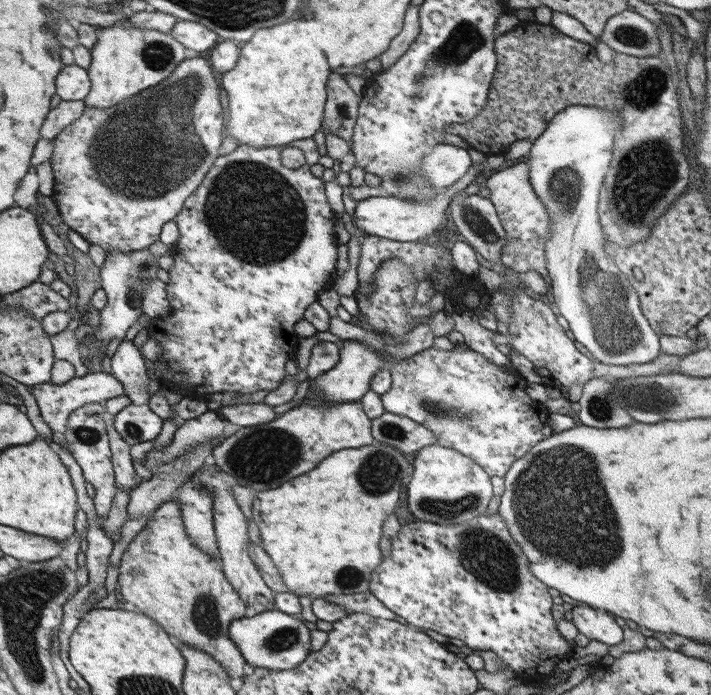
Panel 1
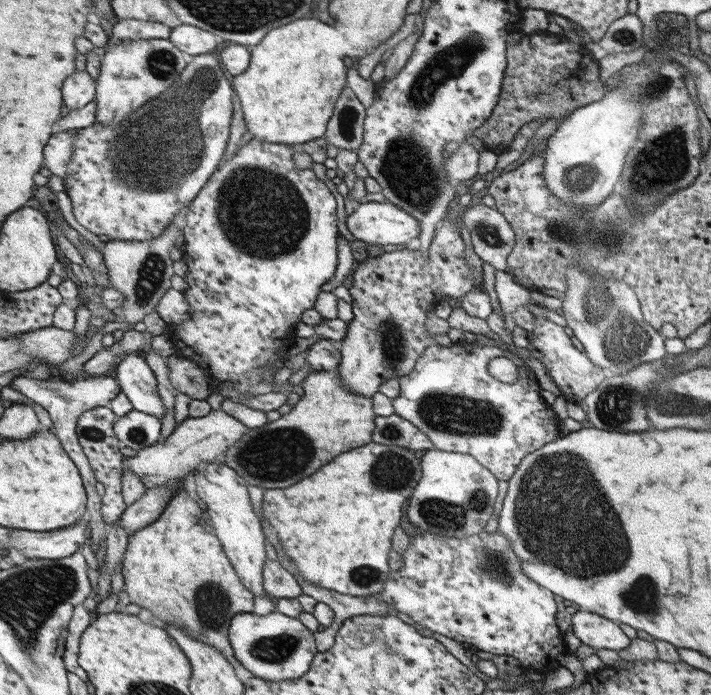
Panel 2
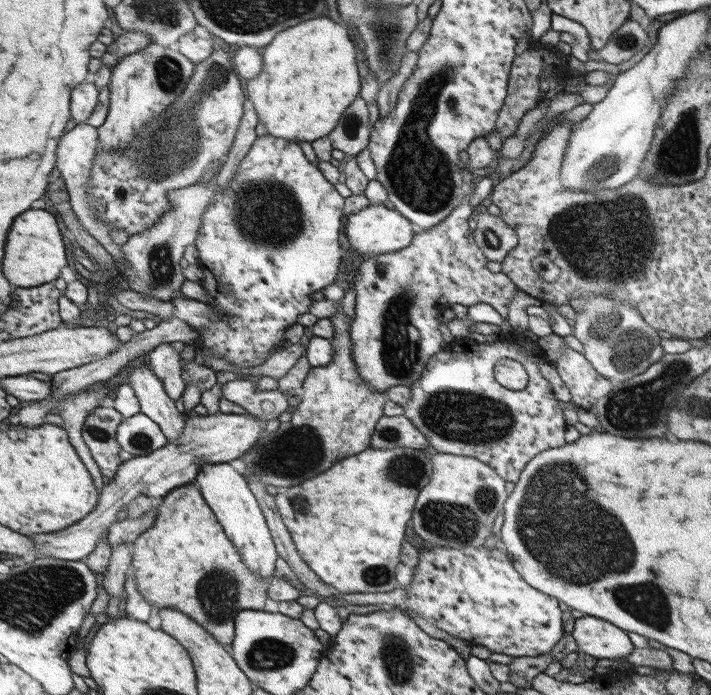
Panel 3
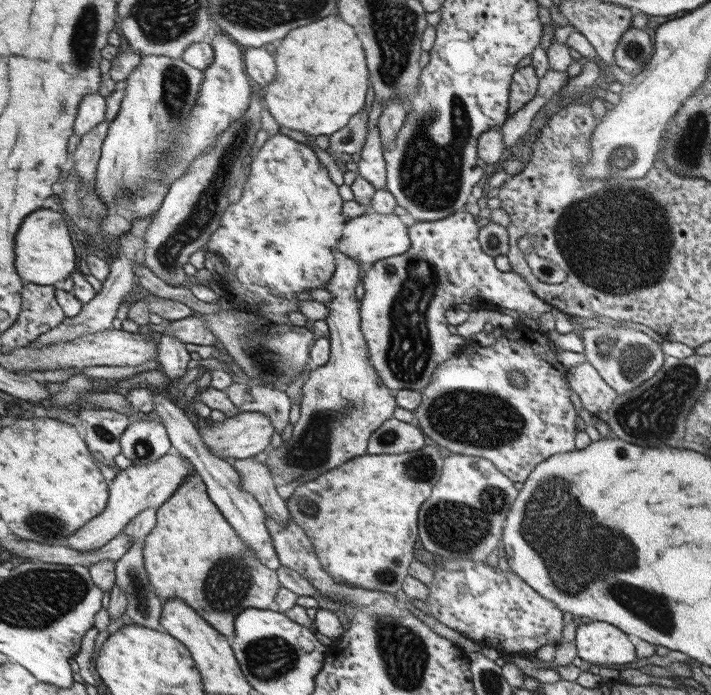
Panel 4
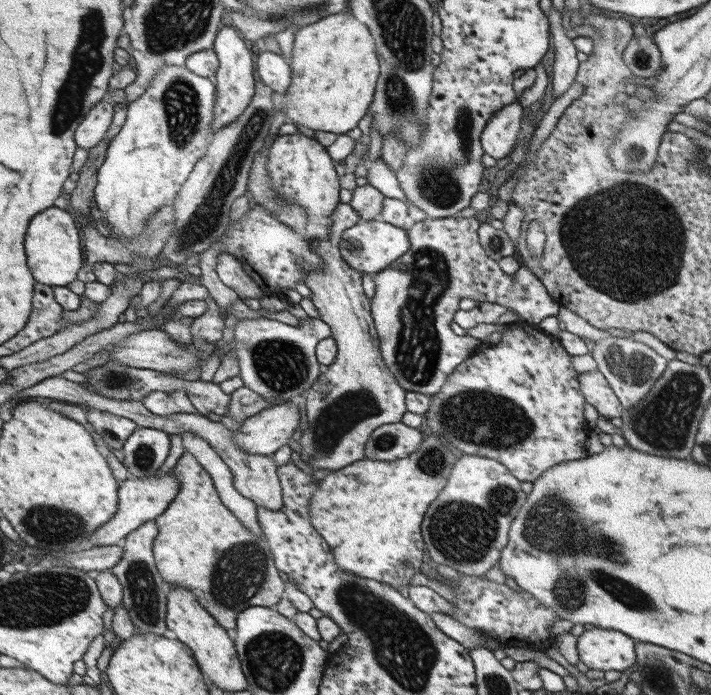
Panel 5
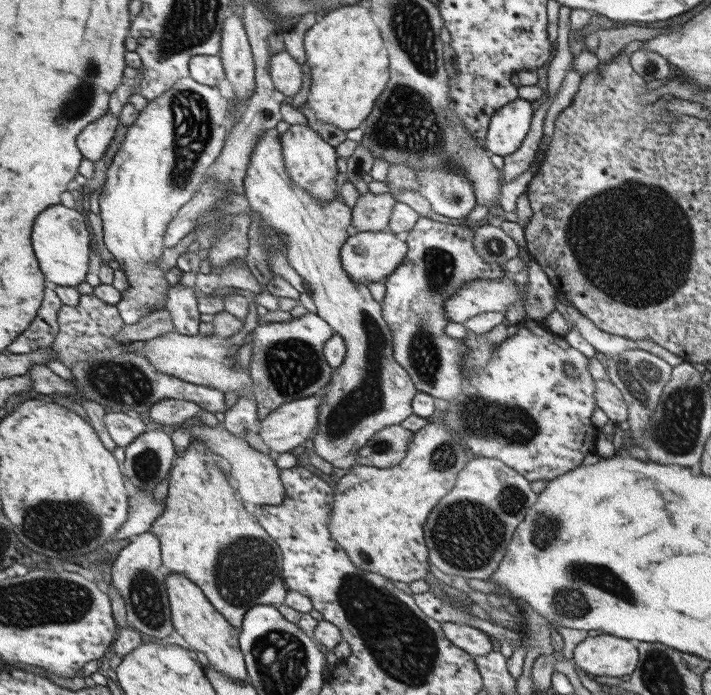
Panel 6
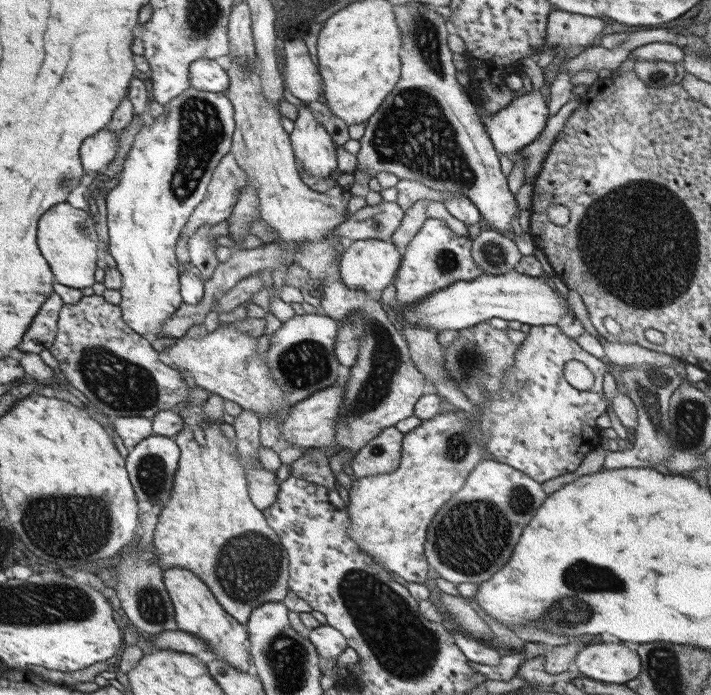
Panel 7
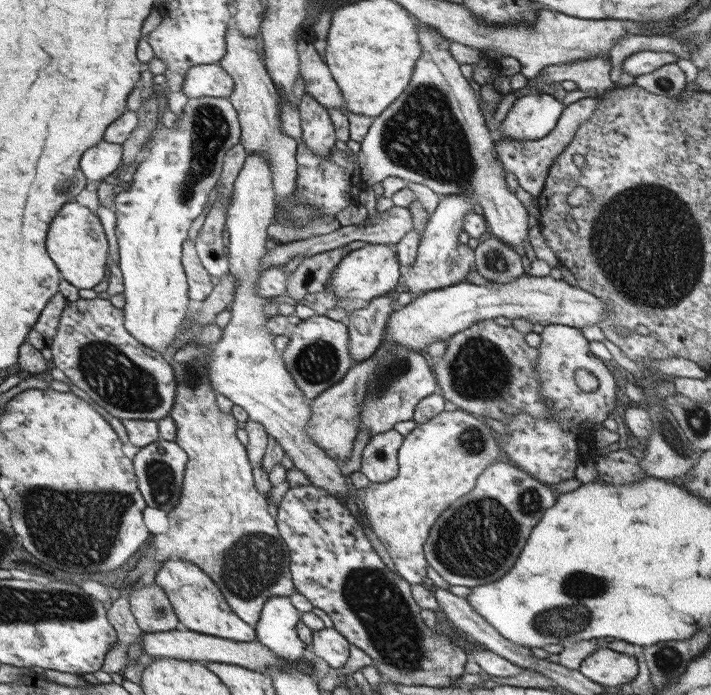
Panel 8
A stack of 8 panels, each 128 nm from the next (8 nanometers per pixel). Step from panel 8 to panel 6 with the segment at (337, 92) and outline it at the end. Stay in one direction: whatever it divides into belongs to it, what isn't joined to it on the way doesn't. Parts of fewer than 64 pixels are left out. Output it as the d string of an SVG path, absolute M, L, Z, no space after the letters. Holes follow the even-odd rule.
M287 49L273 56L271 66L272 78L284 95L294 97L302 94L306 85L304 66Z

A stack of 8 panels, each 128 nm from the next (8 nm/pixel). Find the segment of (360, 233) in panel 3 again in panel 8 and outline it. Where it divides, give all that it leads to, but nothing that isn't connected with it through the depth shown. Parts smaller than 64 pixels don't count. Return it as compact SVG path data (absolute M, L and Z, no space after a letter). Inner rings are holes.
M369 243L369 245L348 252L329 277L334 296L337 296L339 300L360 298L360 300L372 302L376 296L388 294L398 284L398 278L400 278L398 261L392 246L388 244Z

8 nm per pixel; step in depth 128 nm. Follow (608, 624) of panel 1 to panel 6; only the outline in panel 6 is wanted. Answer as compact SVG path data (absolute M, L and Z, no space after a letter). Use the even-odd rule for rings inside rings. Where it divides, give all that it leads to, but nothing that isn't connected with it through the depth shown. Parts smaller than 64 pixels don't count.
M603 633L580 642L572 662L595 676L621 678L633 674L640 663L640 652L630 640Z

